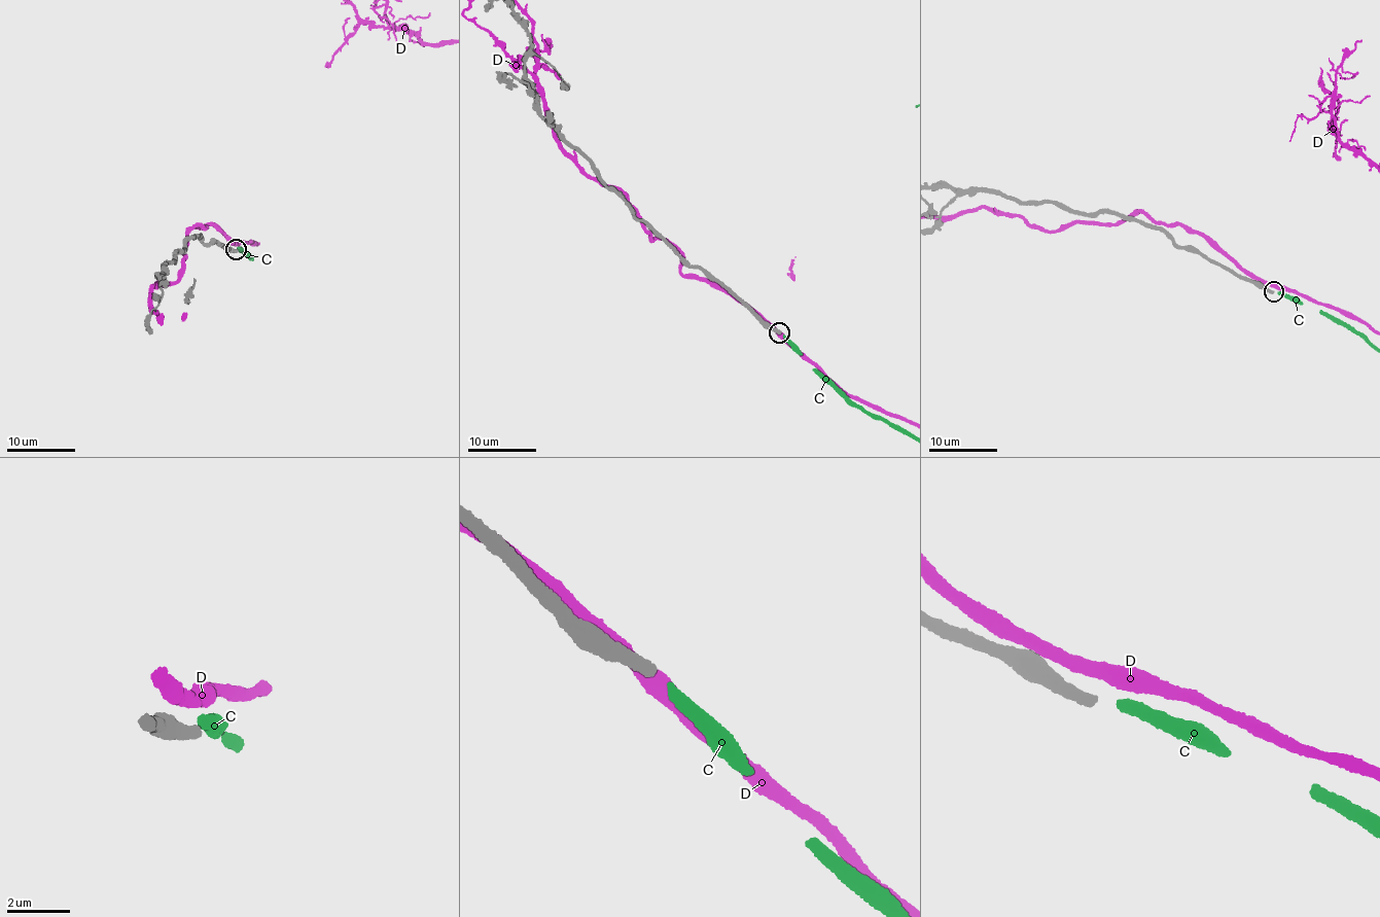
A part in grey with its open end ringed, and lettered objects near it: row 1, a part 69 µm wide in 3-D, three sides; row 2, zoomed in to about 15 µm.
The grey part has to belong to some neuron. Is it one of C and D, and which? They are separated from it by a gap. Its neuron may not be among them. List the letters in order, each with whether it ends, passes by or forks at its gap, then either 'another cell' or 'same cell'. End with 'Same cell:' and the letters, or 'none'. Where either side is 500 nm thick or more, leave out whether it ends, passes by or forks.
C: it ends there; same cell
D: it passes by; another cell
Same cell: C

